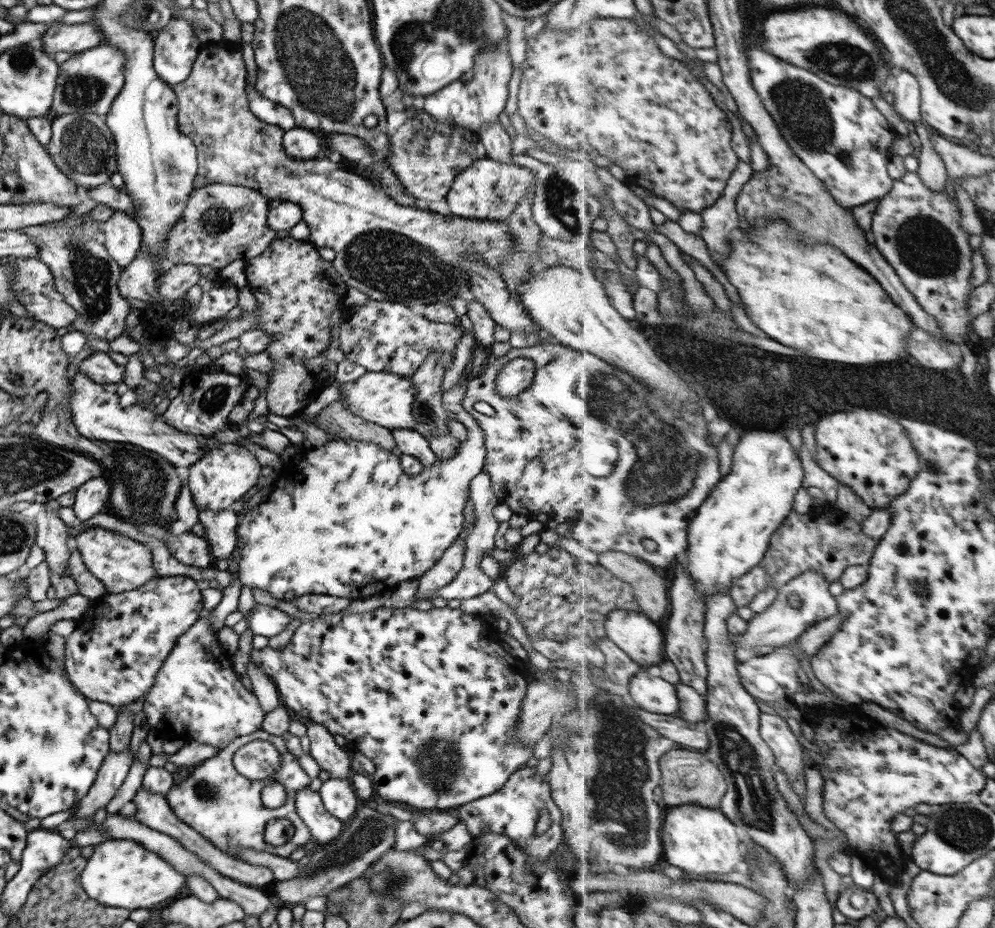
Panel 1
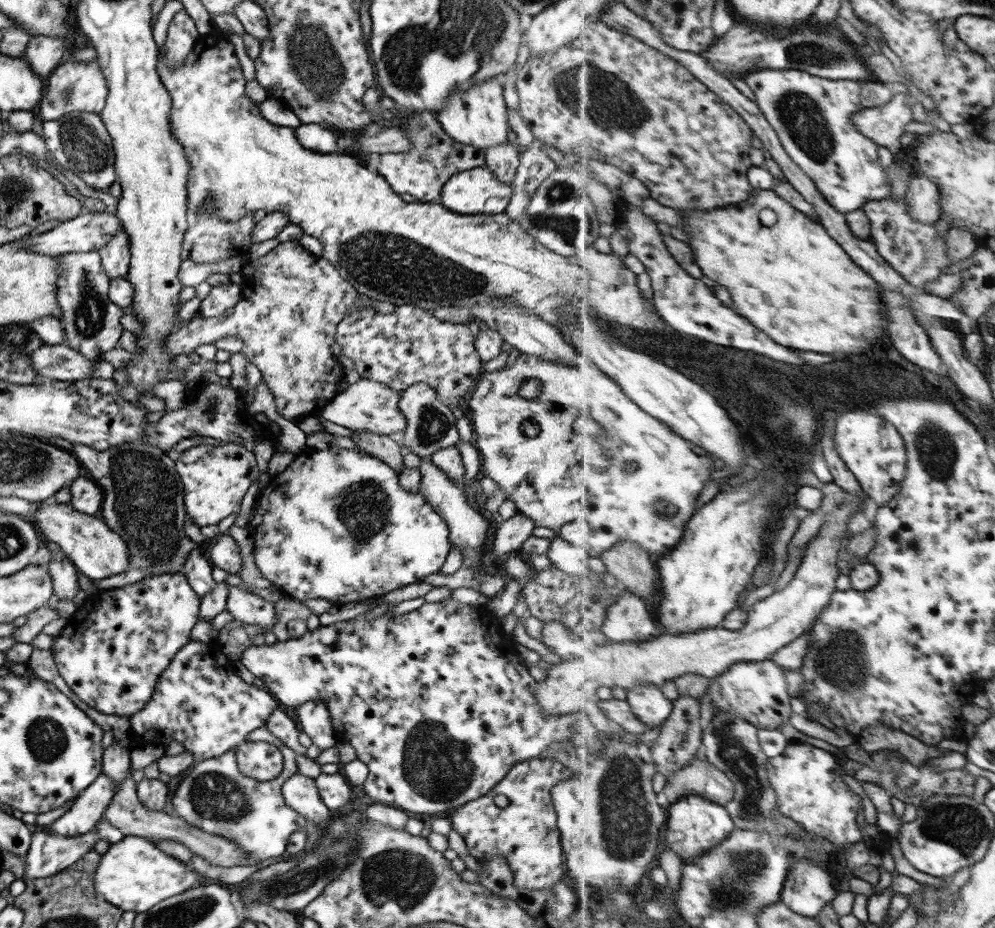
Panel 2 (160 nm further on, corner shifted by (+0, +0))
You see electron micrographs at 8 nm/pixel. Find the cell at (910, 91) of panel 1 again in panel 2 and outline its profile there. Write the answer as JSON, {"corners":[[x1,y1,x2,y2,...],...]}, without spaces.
{"corners":[[895,93,889,104,883,107,864,108,855,113,854,125,867,135,867,138,897,154,903,149,903,130,913,120,913,113,909,107,911,100,913,99,908,93]]}

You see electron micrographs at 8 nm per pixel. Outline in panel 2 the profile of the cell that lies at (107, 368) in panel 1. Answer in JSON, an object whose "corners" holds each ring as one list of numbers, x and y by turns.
{"corners":[[63,343,41,345,30,352,32,369,41,378,53,380,81,380,92,378,94,360,83,358]]}

